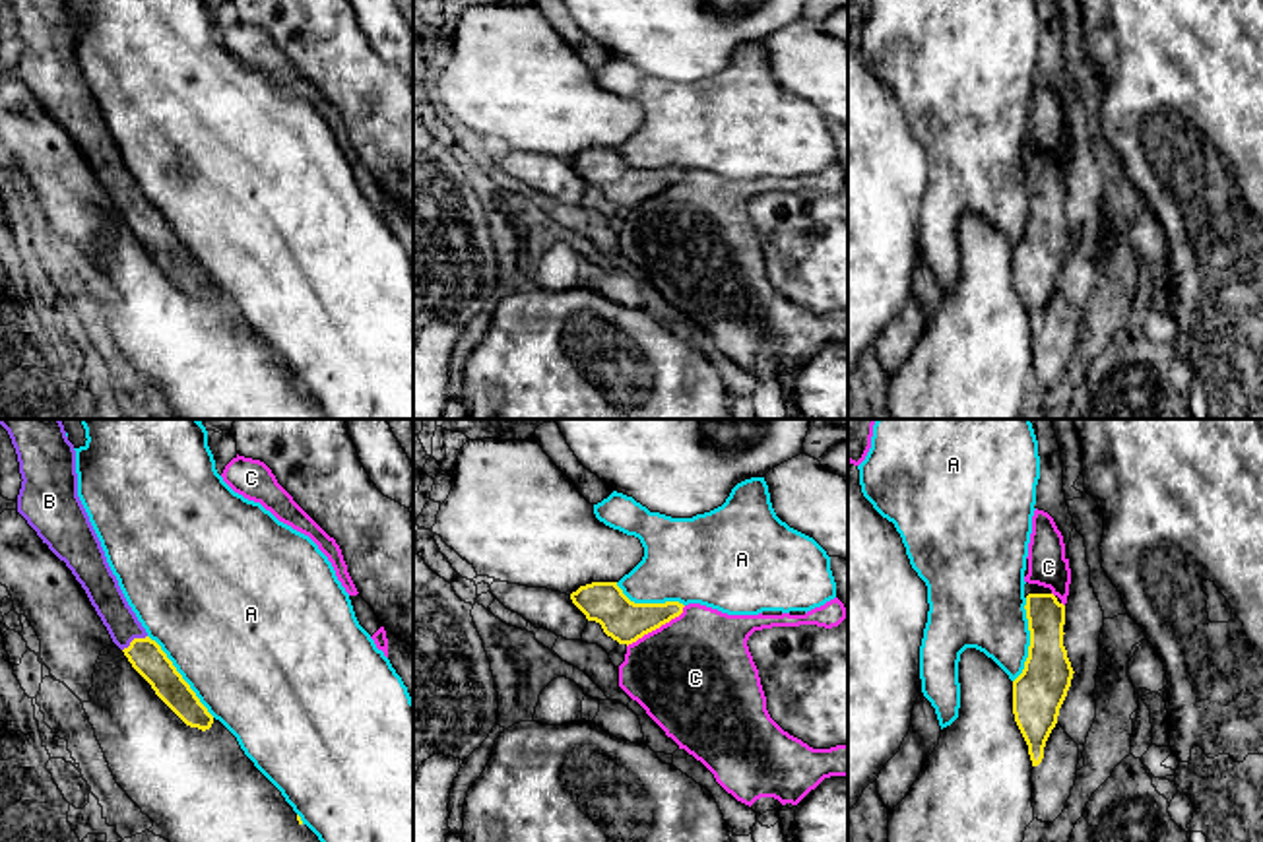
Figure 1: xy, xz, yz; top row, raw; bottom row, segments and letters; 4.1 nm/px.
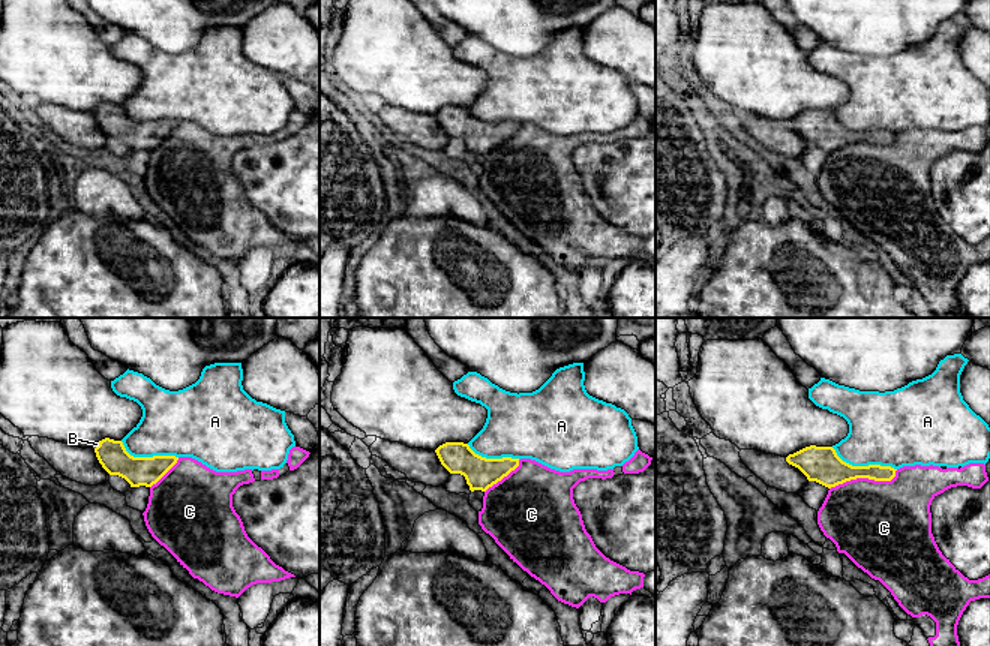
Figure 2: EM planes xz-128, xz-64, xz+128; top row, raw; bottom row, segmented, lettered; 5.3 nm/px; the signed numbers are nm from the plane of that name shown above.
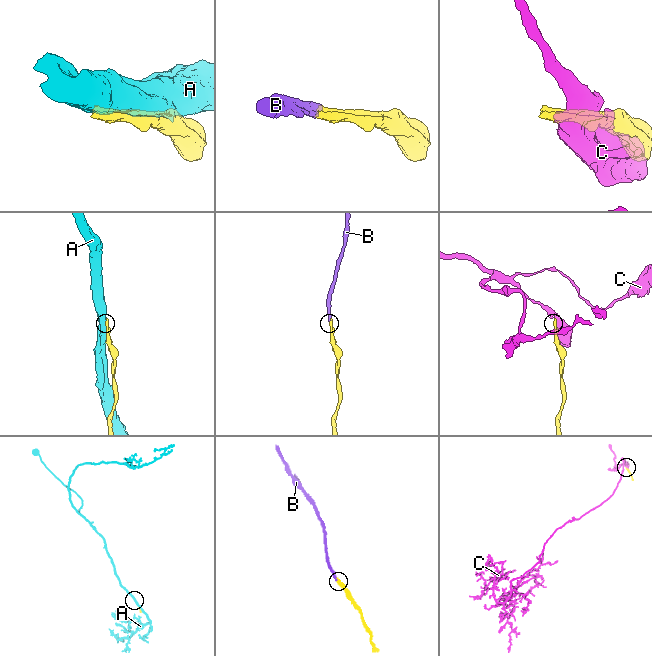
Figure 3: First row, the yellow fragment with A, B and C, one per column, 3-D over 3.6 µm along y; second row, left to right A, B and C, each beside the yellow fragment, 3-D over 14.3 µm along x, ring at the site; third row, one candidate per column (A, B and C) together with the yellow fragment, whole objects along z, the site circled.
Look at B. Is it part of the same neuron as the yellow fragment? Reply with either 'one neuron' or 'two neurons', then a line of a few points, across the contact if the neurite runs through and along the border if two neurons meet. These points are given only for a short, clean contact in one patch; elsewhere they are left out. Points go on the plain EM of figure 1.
one neuron | xy (146, 222), (134, 204), (101, 154)

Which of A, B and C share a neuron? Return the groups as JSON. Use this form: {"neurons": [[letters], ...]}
{"neurons": [["A"], ["B"], ["C"]]}

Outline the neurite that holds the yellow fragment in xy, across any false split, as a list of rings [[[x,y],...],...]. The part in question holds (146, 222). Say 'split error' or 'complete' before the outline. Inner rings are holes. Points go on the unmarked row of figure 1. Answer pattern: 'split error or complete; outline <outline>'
split error; outline [[[10,0],[21,54],[17,78],[66,128],[85,155],[113,208],[155,260],[190,293],[210,295],[213,281],[128,171],[101,107],[78,62],[76,16],[66,0]]]

